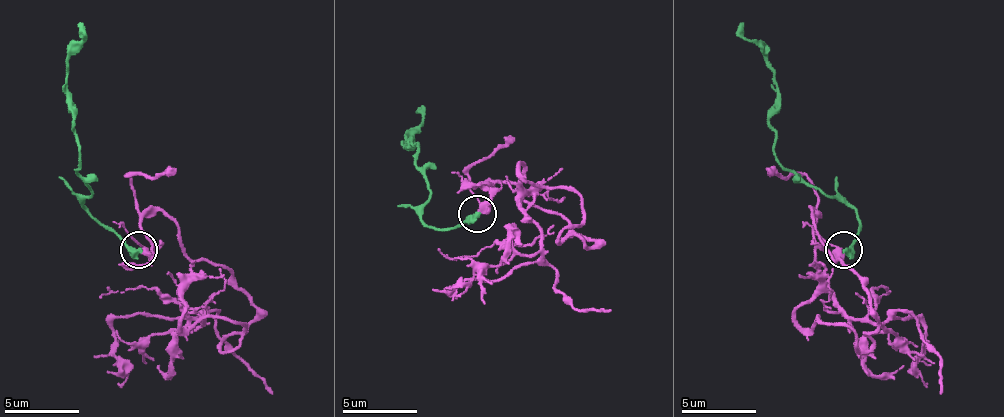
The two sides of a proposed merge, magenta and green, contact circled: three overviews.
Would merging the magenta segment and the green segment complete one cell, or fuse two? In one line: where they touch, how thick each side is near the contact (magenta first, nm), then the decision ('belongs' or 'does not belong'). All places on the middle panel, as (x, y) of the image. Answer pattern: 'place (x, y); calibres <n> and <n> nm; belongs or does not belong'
place (477, 213); calibres 280 and 440 nm; belongs

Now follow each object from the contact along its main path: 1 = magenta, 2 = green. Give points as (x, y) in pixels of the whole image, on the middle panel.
1: (476, 212), (480, 182), (517, 186), (595, 242), (580, 197), (521, 164), (539, 253), (458, 298)
2: (476, 212), (454, 227), (431, 227), (420, 216), (428, 186), (413, 138), (405, 145), (420, 108)

